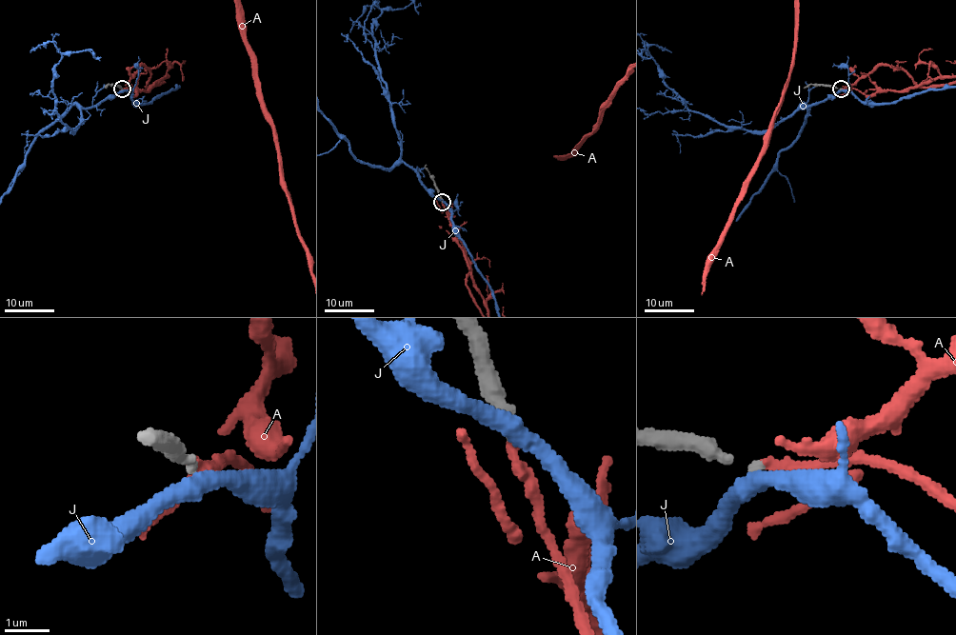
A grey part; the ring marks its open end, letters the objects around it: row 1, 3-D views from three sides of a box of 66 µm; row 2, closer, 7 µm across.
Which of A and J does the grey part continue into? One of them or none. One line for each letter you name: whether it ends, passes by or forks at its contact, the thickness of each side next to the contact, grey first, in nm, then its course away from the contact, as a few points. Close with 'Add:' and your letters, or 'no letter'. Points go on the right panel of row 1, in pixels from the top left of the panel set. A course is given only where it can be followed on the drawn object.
A: it ends | 180/280 nm
Add: A

